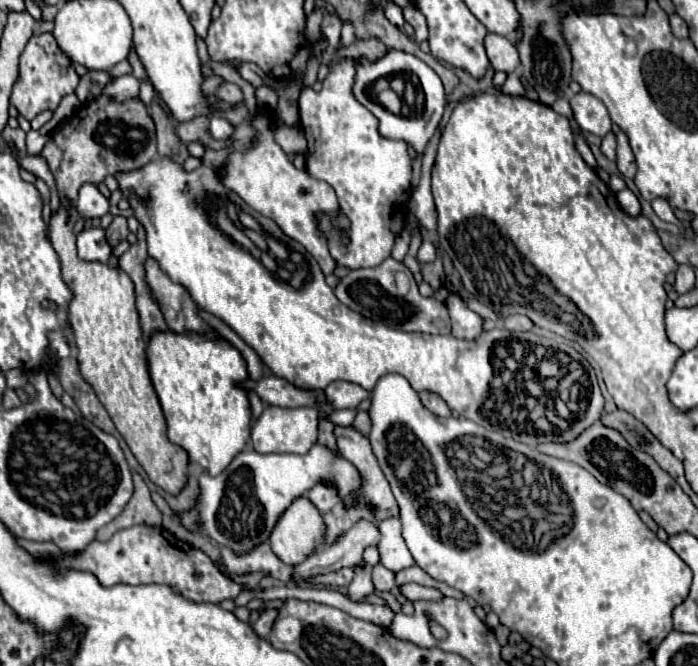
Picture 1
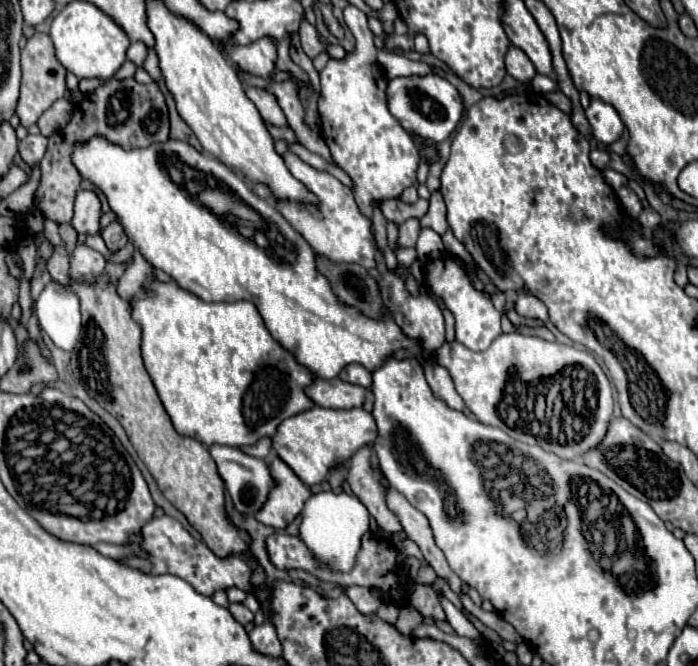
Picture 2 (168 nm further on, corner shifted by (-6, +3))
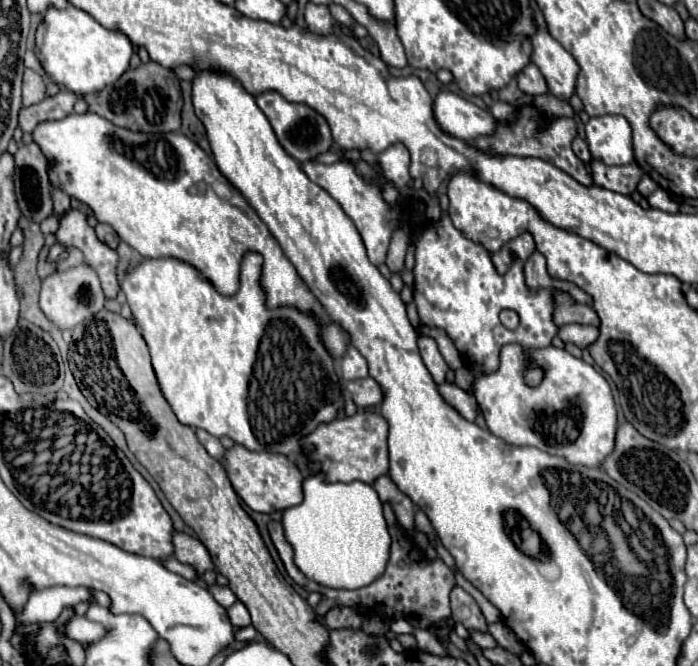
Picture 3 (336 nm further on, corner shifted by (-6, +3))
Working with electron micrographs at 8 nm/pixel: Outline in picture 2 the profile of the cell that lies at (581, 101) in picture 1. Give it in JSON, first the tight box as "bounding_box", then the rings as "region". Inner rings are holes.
{"bounding_box":[586,100,624,146],"region":[[[602,100],[590,102],[590,108],[586,110],[586,118],[592,128],[592,136],[604,146],[614,144],[624,134],[624,122],[620,120],[618,112]]]}

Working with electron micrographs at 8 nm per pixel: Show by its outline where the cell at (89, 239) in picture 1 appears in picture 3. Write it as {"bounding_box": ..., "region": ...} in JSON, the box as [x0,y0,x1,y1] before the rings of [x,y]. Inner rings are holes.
{"bounding_box":[40,262,104,330],"region":[[[84,262],[80,266],[74,266],[74,268],[68,268],[68,270],[50,274],[42,282],[40,308],[62,330],[64,328],[74,328],[84,318],[94,316],[98,310],[104,308],[104,292],[100,288],[100,280],[98,280],[96,270]]]}

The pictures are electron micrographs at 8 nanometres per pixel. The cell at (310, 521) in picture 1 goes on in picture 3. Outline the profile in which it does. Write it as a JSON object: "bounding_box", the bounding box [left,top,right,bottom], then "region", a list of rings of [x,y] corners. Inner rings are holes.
{"bounding_box":[226,444,302,514],"region":[[[236,444],[226,452],[226,472],[228,478],[236,490],[236,494],[254,510],[254,512],[266,512],[272,514],[276,510],[286,510],[290,506],[302,504],[302,474],[296,468],[296,464],[284,456],[274,452],[252,452],[244,446]]]}

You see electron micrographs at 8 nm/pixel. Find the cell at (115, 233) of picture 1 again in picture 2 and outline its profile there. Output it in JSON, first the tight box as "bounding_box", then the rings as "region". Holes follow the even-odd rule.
{"bounding_box":[102,222,128,250],"region":[[[118,222],[108,224],[108,226],[102,230],[102,238],[104,238],[108,250],[120,250],[120,248],[124,248],[124,244],[128,242],[128,238],[126,238],[126,234],[124,234],[124,230],[122,230],[122,226],[120,226]]]}

